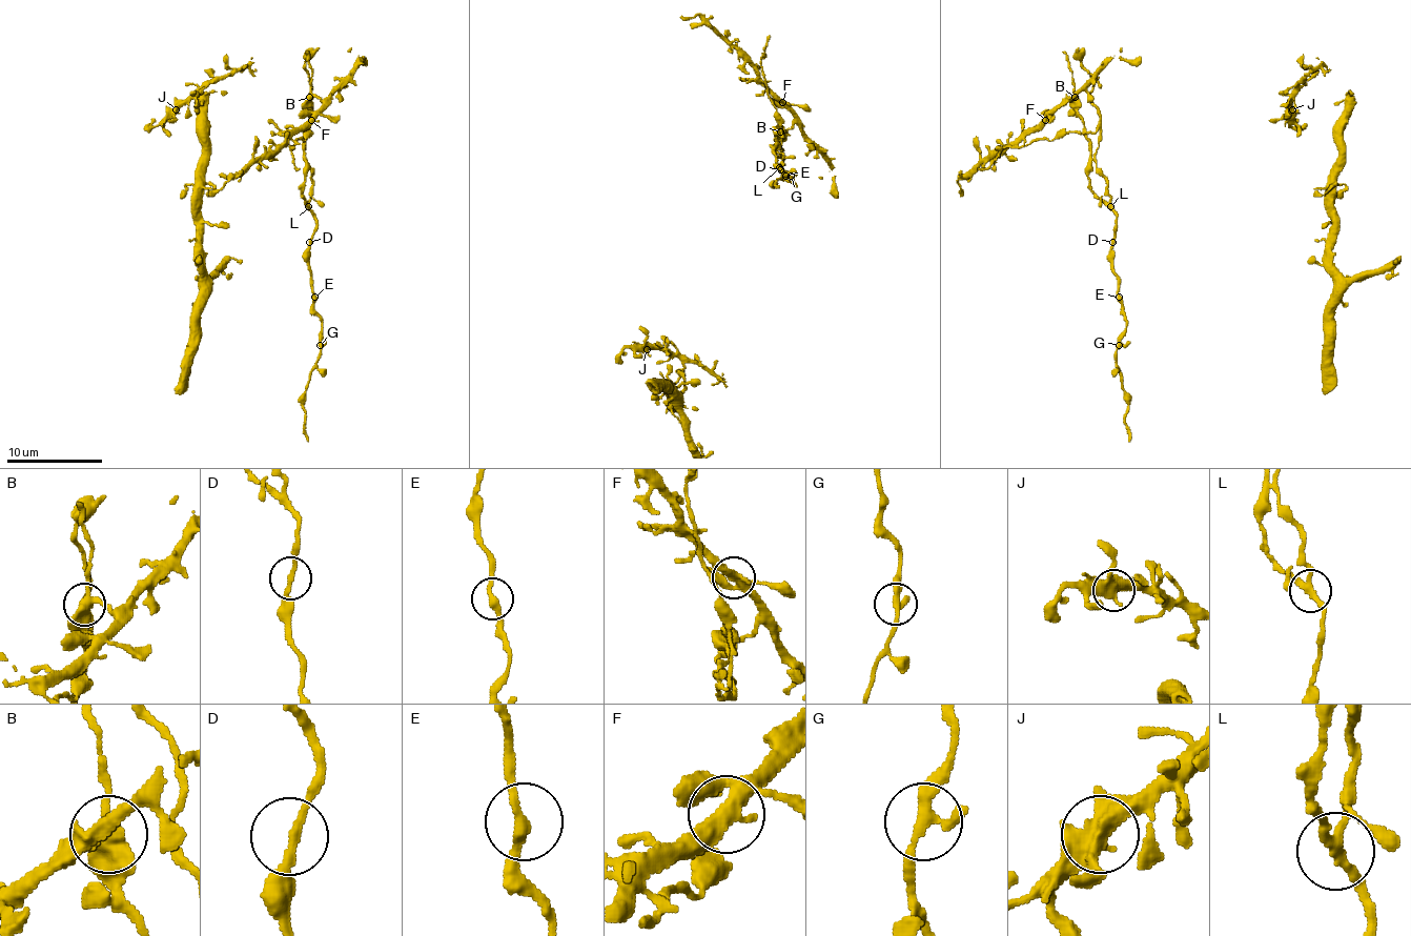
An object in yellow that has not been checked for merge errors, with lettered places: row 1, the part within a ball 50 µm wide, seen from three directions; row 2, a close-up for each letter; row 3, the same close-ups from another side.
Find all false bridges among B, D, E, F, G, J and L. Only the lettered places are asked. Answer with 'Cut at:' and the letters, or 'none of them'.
Cut at: B, L

